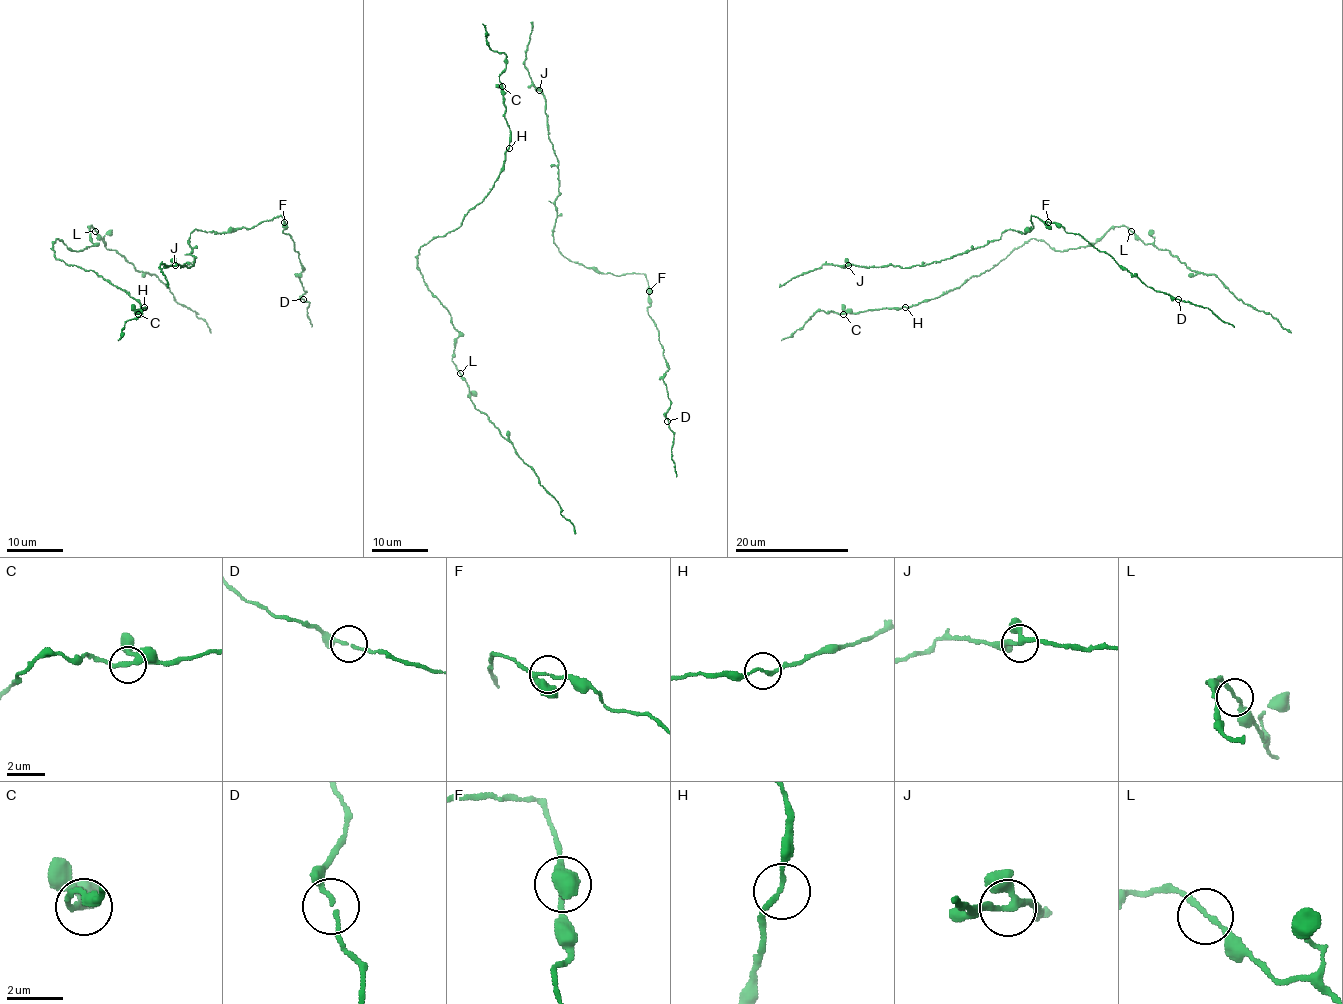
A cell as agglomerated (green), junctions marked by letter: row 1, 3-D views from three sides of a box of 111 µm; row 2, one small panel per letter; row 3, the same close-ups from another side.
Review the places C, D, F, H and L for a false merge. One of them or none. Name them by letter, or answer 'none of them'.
none of them

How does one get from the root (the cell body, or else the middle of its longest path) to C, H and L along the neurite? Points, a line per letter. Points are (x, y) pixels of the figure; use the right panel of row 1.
C: (828, 311), (843, 314)
H: (828, 311), (842, 314), (906, 307)
L: (828, 311), (917, 305), (982, 274), (1031, 238), (1066, 251), (1095, 244), (1110, 229), (1124, 226), (1130, 231)

